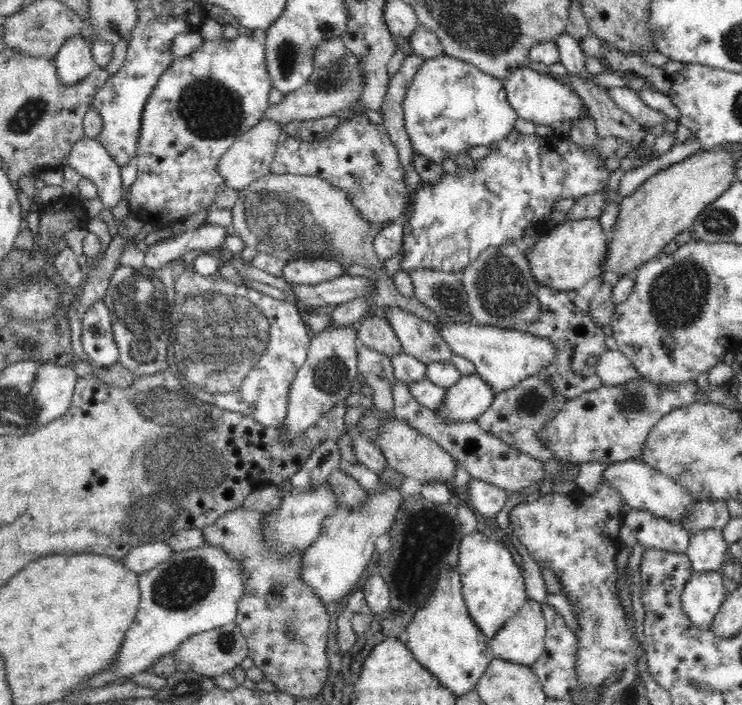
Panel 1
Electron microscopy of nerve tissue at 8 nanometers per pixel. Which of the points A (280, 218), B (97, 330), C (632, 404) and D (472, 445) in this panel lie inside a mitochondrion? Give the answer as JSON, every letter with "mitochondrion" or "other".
{"A":"mitochondrion","B":"mitochondrion","C":"mitochondrion","D":"mitochondrion"}

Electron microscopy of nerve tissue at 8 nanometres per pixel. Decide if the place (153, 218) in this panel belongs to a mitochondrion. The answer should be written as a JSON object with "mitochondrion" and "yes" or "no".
{"mitochondrion":"no"}

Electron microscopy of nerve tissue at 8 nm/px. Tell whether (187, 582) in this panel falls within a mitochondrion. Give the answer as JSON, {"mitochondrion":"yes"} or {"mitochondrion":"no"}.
{"mitochondrion":"yes"}

